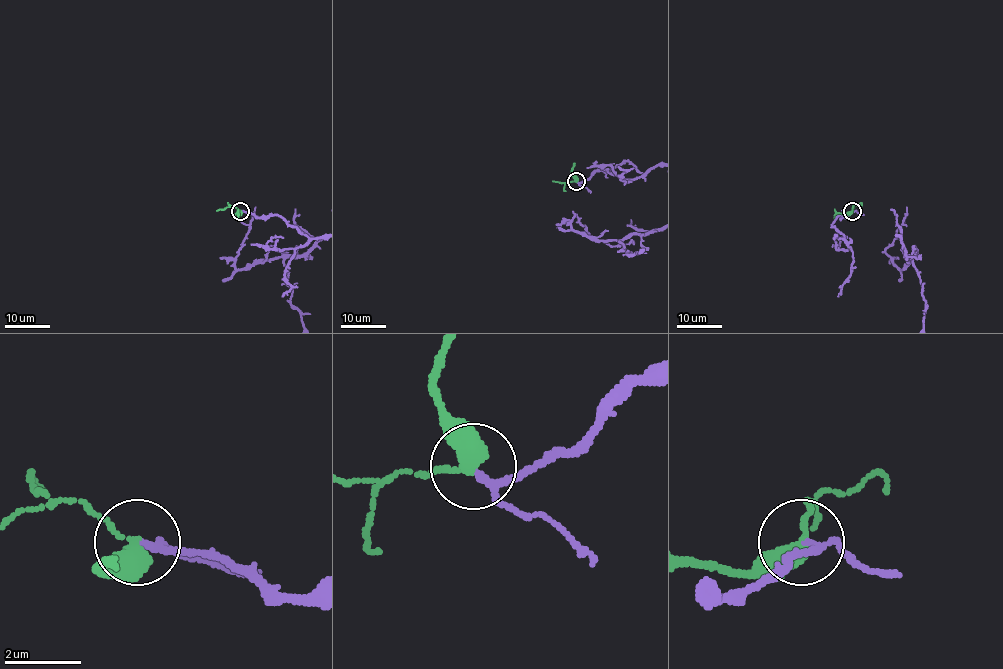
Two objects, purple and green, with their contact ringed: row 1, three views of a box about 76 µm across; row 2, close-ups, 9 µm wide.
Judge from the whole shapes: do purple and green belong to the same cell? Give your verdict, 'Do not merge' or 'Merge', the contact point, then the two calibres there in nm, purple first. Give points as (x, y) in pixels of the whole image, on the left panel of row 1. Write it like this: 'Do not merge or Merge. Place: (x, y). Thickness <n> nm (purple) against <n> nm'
Merge. Place: (240, 211). Thickness 140 nm (purple) against 400 nm

